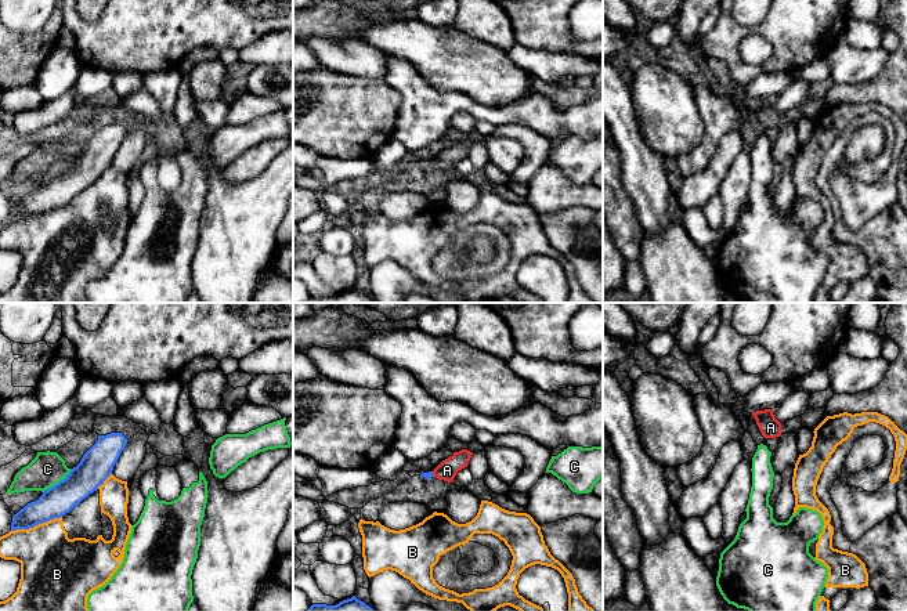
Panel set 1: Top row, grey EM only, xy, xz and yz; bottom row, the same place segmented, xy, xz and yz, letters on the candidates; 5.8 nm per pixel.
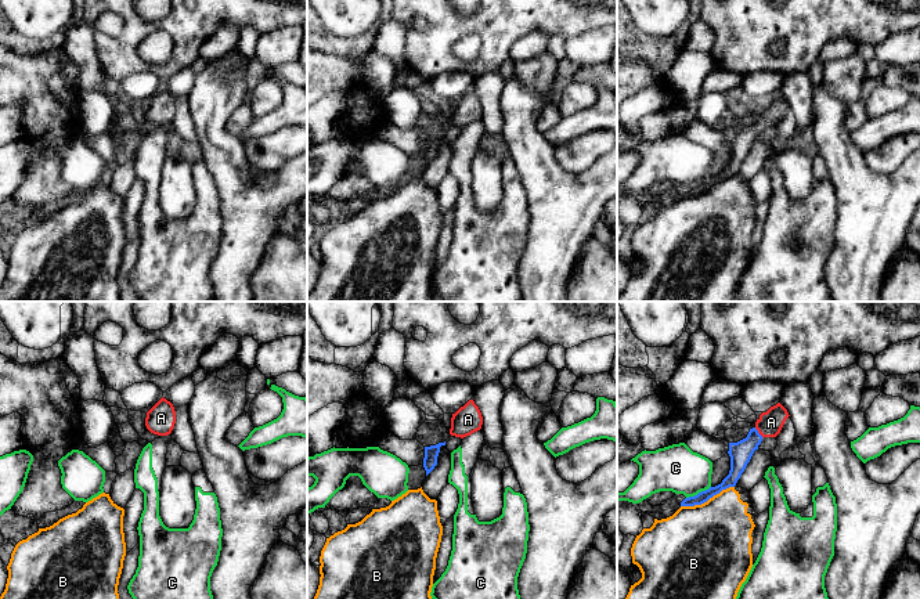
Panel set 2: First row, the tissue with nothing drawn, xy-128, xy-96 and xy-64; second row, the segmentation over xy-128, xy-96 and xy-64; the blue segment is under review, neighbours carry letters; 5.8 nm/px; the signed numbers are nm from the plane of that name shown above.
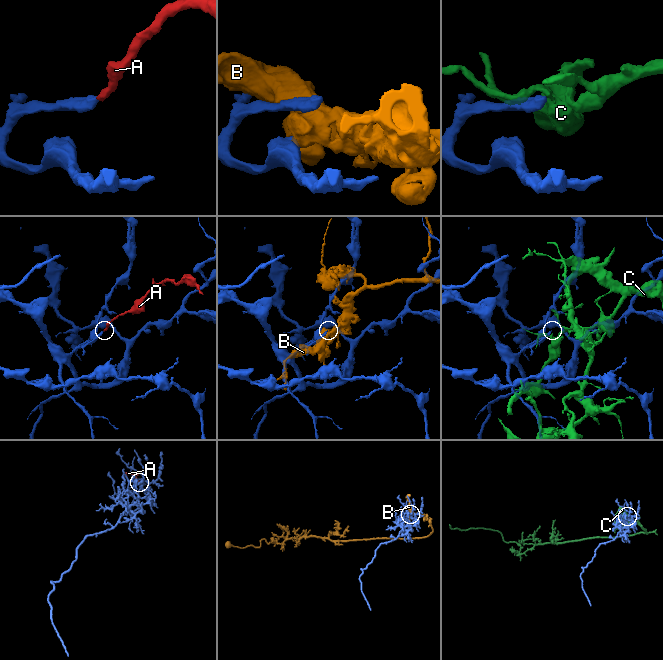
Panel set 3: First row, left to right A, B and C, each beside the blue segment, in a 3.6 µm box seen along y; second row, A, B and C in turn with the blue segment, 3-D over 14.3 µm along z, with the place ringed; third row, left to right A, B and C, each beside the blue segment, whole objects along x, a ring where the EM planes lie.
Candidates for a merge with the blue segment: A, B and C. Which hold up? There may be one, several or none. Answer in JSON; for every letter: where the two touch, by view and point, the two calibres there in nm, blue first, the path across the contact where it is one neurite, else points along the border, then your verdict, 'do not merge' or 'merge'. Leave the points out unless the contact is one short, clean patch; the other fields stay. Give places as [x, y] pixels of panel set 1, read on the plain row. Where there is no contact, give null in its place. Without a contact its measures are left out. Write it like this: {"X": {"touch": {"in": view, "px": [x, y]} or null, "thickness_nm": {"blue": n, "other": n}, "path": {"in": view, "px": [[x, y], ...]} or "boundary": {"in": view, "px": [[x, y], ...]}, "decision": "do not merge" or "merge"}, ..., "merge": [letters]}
{"A": {"touch": {"in": "xz", "px": [432, 165]}, "thickness_nm": {"blue": 40, "other": 120}, "path": {"in": "xz", "px": [[429, 165], [432, 165], [447, 161]]}, "decision": "merge"}, "B": {"touch": {"in": "xy", "px": [36, 214]}, "thickness_nm": {"blue": 180, "other": 360}, "decision": "do not merge"}, "C": {"touch": {"in": "xy", "px": [58, 173]}, "thickness_nm": {"blue": 190, "other": 200}, "boundary": {"in": "xy", "px": [[71, 159], [61, 170], [43, 183]]}, "decision": "do not merge"}, "merge": ["A"]}

